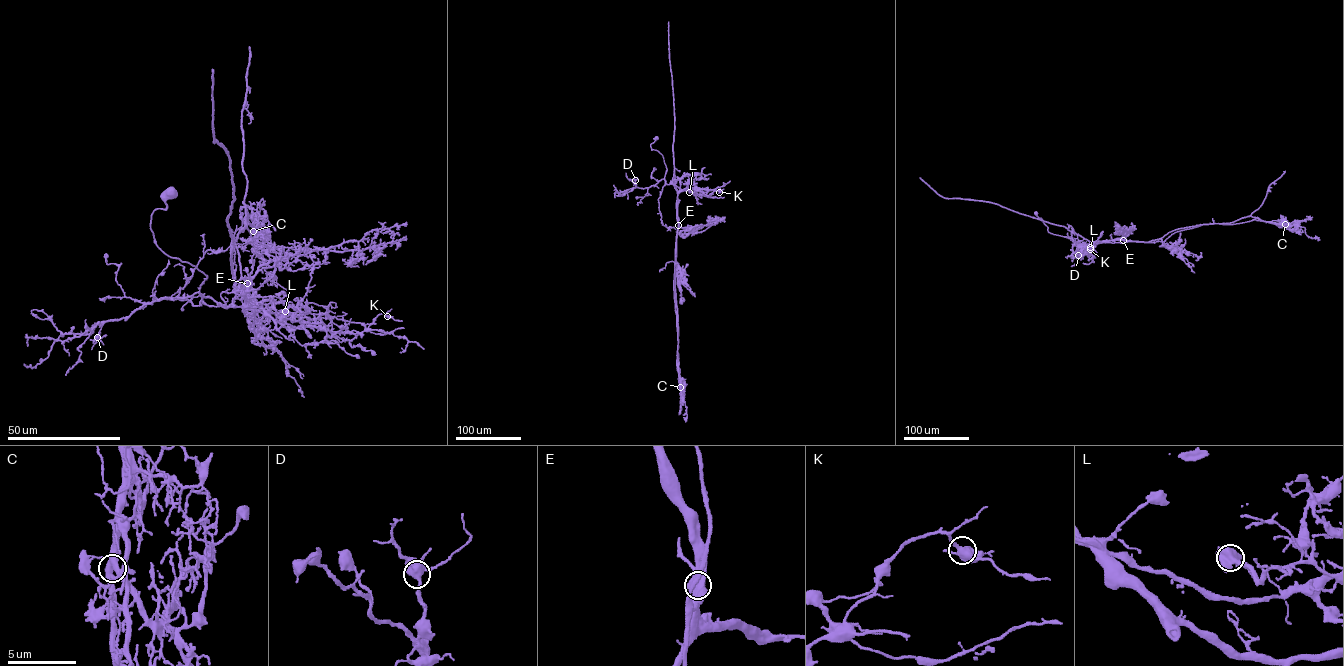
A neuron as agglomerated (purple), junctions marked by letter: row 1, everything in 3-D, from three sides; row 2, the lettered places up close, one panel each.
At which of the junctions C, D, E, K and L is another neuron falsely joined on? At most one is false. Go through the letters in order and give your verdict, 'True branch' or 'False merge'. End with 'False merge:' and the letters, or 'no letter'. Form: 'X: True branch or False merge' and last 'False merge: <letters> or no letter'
C: True branch
D: True branch
E: False merge
K: True branch
L: True branch
False merge: E

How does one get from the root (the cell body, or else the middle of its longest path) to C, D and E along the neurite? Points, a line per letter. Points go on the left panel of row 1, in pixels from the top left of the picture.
C: (171, 192), (151, 216), (155, 243), (220, 305), (249, 294), (243, 203), (253, 231)
D: (171, 192), (166, 208), (151, 216), (155, 243), (207, 277), (189, 296), (160, 298), (105, 322), (97, 337)
E: (171, 192), (151, 216), (156, 244), (201, 271), (199, 292), (220, 305), (249, 294), (247, 284)

